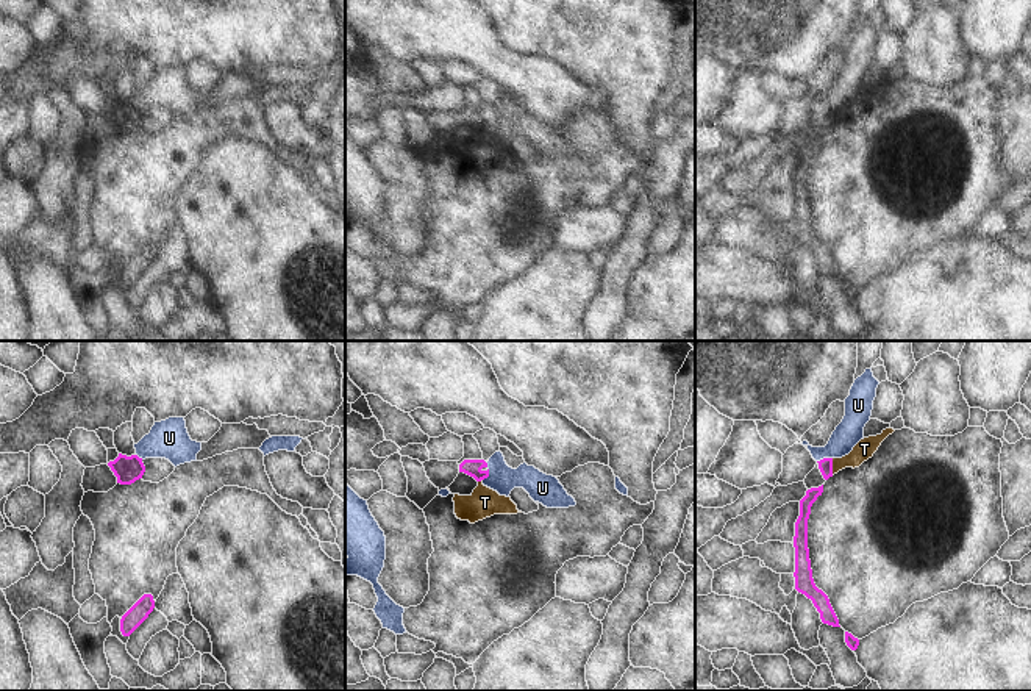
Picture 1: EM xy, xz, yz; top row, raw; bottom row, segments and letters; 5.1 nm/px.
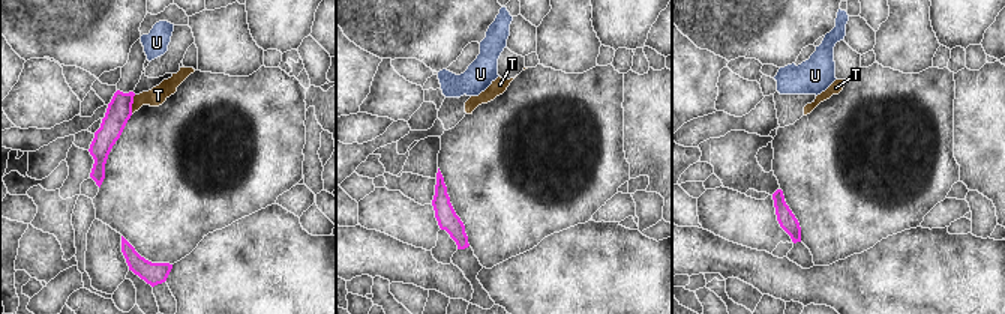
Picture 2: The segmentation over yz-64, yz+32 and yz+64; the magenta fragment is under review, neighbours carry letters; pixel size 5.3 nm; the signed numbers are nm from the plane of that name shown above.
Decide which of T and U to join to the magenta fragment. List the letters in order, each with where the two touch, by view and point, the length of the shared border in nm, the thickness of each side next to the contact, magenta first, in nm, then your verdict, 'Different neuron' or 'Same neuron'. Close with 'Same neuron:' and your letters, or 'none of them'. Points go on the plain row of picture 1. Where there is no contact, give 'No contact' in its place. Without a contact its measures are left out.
T: Touches magenta at yz (831, 116). Shared border 90 nm. Thickness 70 nm (magenta) against 100 nm. Different neuron
U: Touches magenta at xz (488, 122). Shared border 100 nm. Thickness 90 nm (magenta) against 140 nm. Different neuron
Same neuron: none of them

